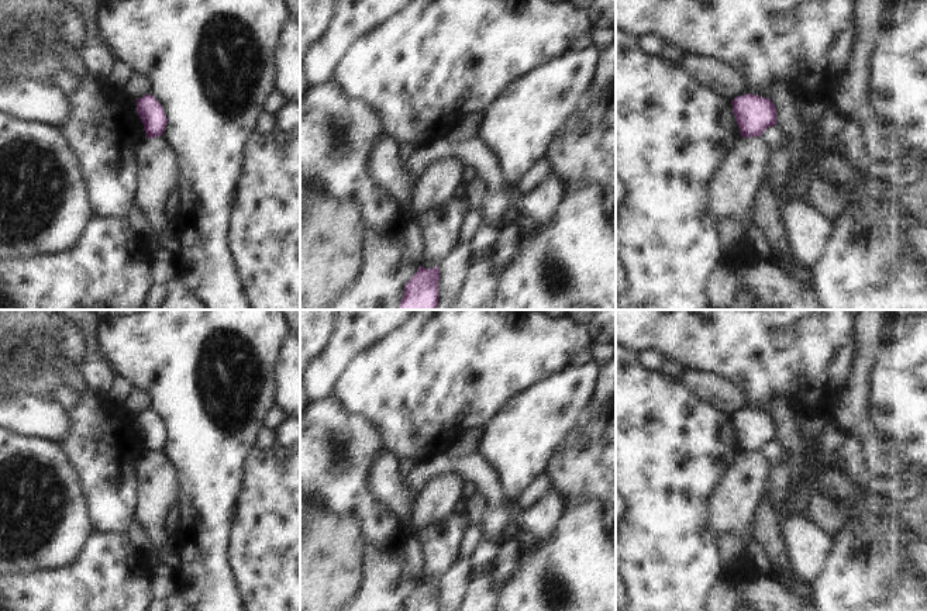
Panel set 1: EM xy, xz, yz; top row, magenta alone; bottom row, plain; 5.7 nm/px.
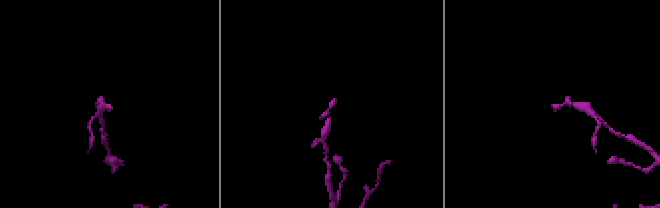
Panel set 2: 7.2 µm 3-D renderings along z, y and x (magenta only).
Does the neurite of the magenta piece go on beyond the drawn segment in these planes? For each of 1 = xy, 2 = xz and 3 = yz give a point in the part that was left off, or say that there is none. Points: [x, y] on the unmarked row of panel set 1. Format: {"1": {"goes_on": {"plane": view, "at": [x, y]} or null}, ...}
{"1": {"goes_on": null}, "2": {"goes_on": null}, "3": {"goes_on": null}}

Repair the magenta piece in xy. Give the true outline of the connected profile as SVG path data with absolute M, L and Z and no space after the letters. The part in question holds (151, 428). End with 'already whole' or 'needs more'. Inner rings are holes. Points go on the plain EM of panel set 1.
M151 410L137 415L137 428L144 439L148 453L155 453L163 449L168 434L162 421Z | already whole

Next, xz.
M423 581L404 601L403 611L440 611L438 610L440 584L425 584Z | already whole

